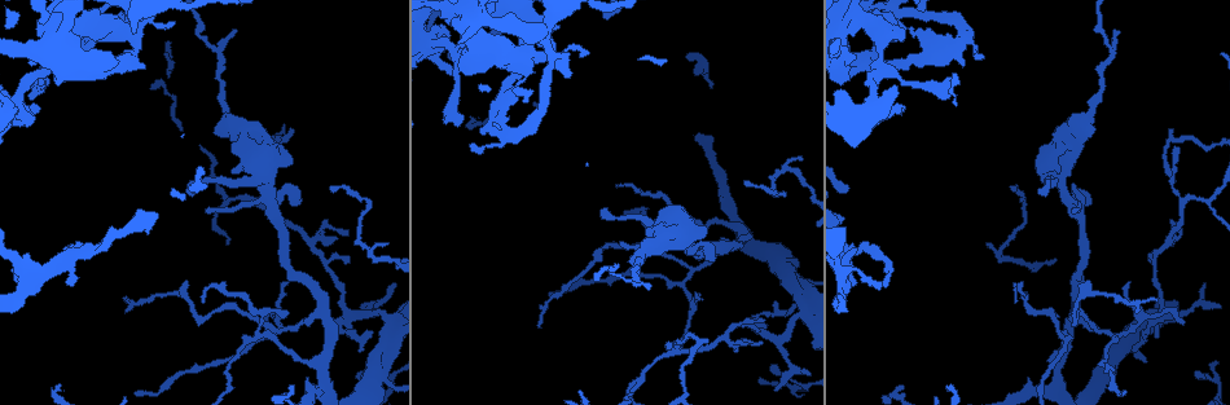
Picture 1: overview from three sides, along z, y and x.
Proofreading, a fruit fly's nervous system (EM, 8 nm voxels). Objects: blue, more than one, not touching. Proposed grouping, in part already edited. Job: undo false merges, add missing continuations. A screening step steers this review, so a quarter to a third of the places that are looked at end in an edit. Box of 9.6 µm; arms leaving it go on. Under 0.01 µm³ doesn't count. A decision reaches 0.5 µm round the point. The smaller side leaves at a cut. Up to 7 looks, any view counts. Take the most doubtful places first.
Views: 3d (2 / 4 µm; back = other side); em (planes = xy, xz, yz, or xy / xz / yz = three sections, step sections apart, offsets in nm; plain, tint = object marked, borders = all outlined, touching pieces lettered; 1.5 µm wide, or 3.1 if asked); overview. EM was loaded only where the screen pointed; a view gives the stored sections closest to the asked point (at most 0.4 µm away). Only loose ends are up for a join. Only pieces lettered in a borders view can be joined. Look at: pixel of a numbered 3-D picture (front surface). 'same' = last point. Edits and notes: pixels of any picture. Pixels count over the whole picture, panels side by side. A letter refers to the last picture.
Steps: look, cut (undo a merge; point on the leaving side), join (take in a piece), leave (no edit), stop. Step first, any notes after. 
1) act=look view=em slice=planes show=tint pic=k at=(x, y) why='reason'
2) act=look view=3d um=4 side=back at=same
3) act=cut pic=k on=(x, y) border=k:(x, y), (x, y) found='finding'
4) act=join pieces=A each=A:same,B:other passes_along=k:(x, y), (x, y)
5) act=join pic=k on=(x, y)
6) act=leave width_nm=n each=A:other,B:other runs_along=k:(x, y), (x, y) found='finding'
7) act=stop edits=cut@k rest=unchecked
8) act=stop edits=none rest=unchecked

act=look view=em slice=xy step=8 show=borders pic=1 at=(111, 35) why='calibre changes'

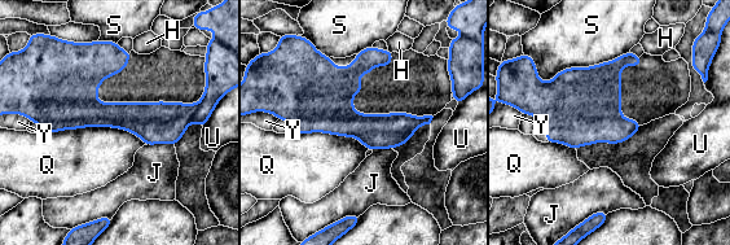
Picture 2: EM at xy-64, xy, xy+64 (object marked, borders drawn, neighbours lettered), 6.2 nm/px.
act=leave width_nm=190 each=H:other,J:other,Q:other,S:other,U:other,Y:other found='all the same neuron'

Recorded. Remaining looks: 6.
act=look view=em slice=yz step=4 show=borders pic=1 at=(1166, 144) why='sharp bend'

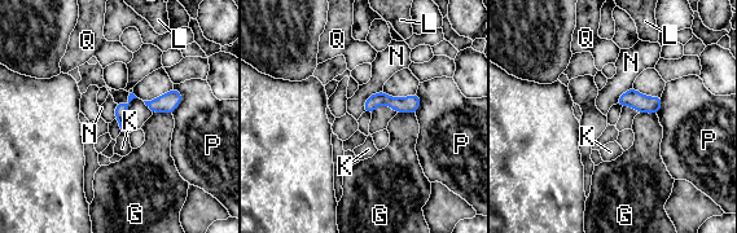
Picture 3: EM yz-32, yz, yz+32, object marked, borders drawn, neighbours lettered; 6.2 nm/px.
act=leave each=G:other,K:other,L:other,N:other,P:other,Q:other border=3:(382, 89), (367, 99), (363, 111) found='continuous, no second neuron'

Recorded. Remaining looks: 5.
act=look view=em slice=planes show=borders pic=1 at=(259, 333) why='arms part here'

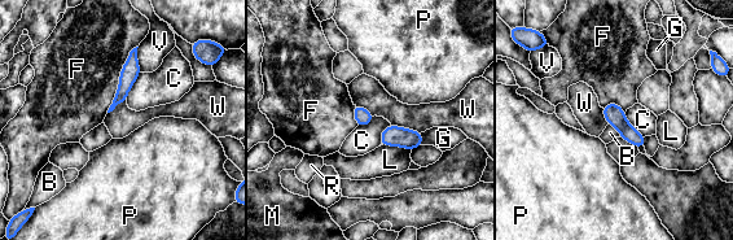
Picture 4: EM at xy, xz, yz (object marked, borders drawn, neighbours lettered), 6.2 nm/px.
act=leave each=B:other,C:other,F:other,G:other,L:other,M:other,P:other,R:other,V:other,W:other border=4:(140, 72), (126, 99) found='one neuron here'

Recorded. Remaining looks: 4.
act=stop edits=none rest=unchecked

